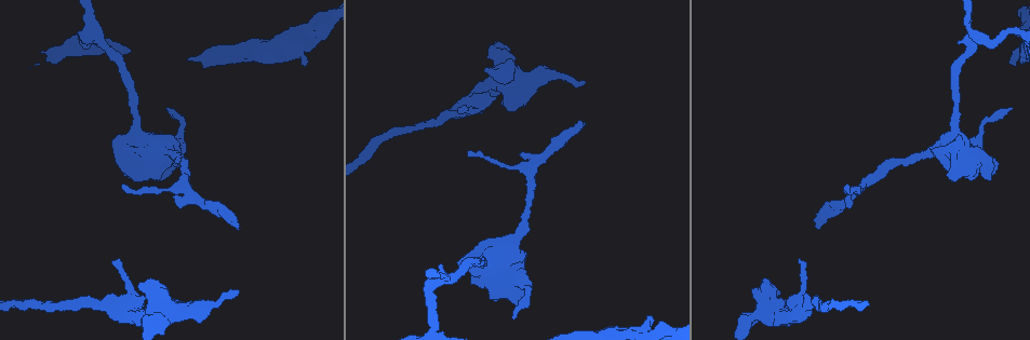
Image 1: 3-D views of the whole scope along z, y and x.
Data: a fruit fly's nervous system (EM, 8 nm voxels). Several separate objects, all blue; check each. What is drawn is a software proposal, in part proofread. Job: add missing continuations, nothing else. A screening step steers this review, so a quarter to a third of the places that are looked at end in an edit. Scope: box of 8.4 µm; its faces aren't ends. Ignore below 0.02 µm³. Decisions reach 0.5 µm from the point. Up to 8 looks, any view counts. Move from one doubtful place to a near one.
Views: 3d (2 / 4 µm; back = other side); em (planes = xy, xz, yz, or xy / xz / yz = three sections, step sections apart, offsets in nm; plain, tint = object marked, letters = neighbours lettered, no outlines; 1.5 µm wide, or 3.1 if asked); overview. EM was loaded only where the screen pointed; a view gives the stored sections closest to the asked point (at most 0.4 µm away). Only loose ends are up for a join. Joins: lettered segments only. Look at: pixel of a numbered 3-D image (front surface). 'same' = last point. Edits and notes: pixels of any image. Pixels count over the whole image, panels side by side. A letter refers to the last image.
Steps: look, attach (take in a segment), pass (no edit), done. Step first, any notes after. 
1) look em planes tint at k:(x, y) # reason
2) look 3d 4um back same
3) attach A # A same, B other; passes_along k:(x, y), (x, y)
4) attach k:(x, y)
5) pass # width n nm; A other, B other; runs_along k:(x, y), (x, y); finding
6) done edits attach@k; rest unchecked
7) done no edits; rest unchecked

look em planes letters at 1:(302, 65) # free end

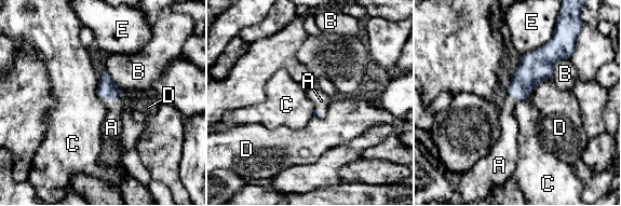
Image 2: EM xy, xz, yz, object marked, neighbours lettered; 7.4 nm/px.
attach A # longest_contact E 280 nm; A same, B other, C other, D other, E other; it goes on there

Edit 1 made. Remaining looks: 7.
look overview

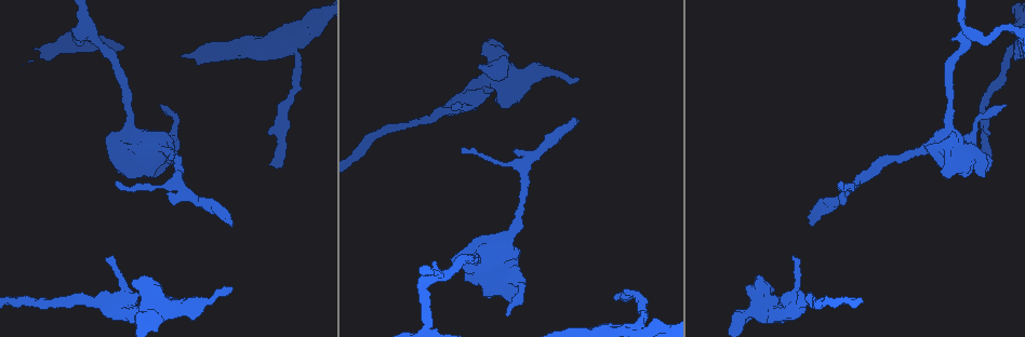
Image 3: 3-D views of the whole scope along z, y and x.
look em planes tint at 3:(164, 105) # thin end

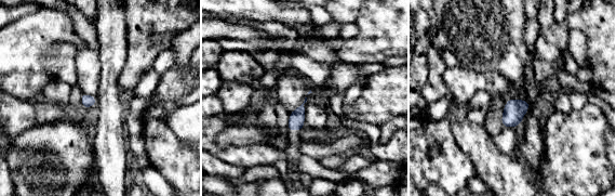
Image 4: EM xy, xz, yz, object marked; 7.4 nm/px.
look em planes letters same # what lies round it

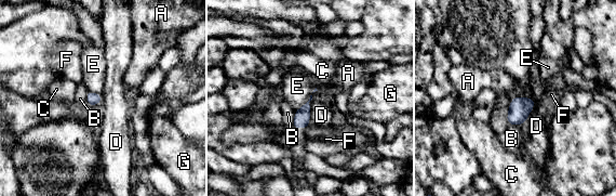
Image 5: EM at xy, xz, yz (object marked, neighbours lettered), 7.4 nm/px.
pass # longest_contact E 220 nm; A other, B other, C other, D other, E other, F other, G other; border 5:(516, 96), (509, 105), (508, 123); no lettered segment goes on from it

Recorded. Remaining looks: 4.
look em planes plain at 3:(579, 78)

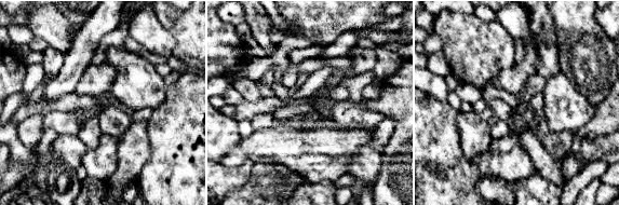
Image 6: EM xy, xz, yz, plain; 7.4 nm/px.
look em planes tint same # with the object marked

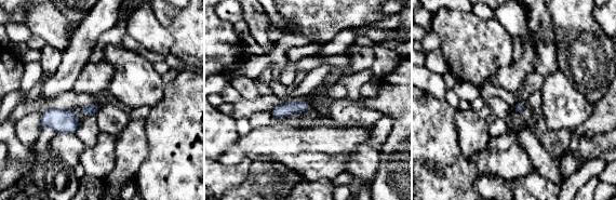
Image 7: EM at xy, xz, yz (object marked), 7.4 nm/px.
look em planes letters same # what lies round it

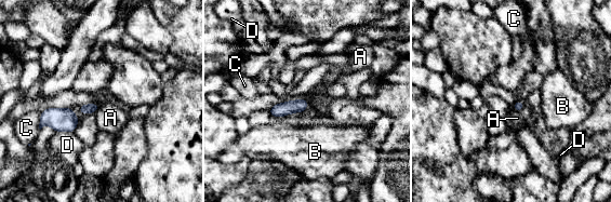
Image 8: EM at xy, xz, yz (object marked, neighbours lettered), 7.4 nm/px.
pass # longest_contact D 140 nm; A other, B other, C other, D other; border 8:(526, 105), (519, 110), (513, 108); none of them fits

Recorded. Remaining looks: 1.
done edits attach@2; rest unchecked

